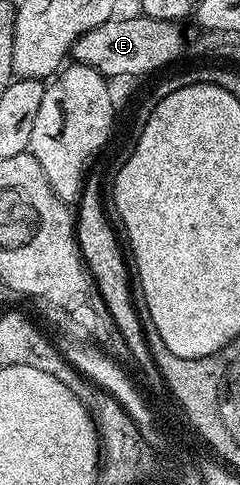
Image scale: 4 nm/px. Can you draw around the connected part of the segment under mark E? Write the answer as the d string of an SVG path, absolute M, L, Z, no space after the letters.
M114 17L109 19L103 25L99 25L95 29L91 29L87 33L83 33L83 37L79 37L79 41L75 41L73 43L73 49L71 52L72 58L76 60L76 62L82 63L83 65L87 65L91 69L95 69L101 75L106 77L114 77L113 75L149 75L152 71L160 72L162 69L160 67L165 67L168 63L173 63L177 58L180 57L181 54L186 53L187 51L187 39L185 43L185 35L181 32L182 24L180 22L174 21L172 19L147 19L144 17L136 17L137 19L120 19L120 17Z

